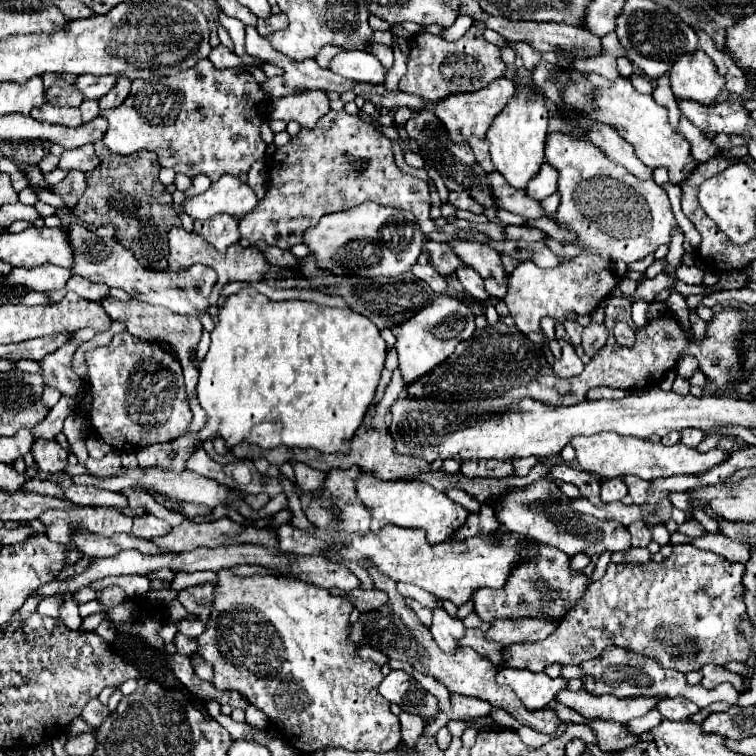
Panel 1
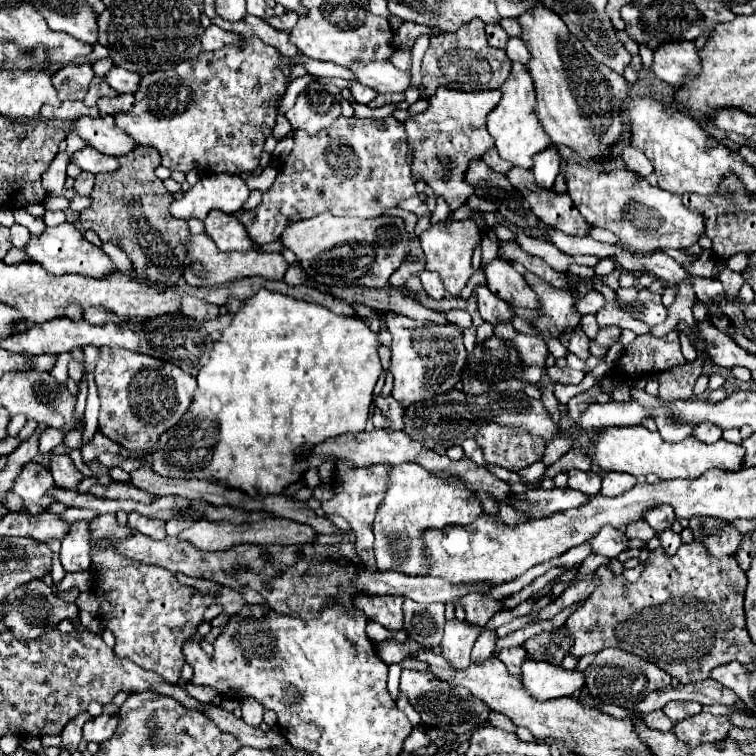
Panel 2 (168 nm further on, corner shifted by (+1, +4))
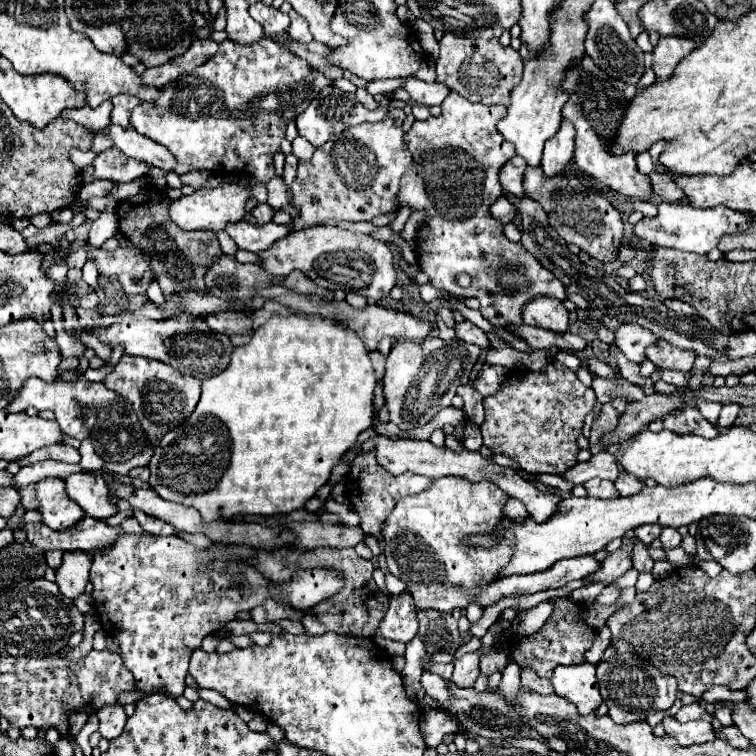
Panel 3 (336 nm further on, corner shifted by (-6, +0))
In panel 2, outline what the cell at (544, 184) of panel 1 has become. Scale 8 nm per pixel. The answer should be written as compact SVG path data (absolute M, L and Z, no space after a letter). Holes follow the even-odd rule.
M549 144L547 150L541 150L541 154L533 156L533 174L535 184L541 188L551 188L555 182L555 176L561 168L561 156L555 144Z

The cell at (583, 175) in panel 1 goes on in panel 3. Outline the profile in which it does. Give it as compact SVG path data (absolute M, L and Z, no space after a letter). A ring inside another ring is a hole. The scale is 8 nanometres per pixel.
M660 202L658 204L658 216L654 218L642 218L640 222L634 224L634 234L640 240L650 242L652 246L660 248L678 248L686 252L696 252L696 254L708 254L724 234L740 232L748 226L748 216L724 206L714 206L714 208L692 208L686 202Z

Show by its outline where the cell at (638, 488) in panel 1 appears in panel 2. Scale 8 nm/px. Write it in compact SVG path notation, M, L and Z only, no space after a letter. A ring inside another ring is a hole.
M657 506L653 510L649 510L645 514L645 522L657 532L661 534L663 530L669 530L671 524L675 522L675 514L673 514L673 508L671 506Z

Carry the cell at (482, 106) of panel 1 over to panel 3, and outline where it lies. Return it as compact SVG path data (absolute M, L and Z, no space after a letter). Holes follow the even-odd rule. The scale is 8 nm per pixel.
M450 92L448 98L442 102L440 116L436 118L430 116L424 122L416 120L412 128L406 132L406 142L414 158L414 168L408 170L408 174L404 174L404 182L400 188L402 206L426 210L426 220L420 226L416 240L420 270L426 272L430 284L440 290L446 290L454 296L478 298L482 316L494 326L504 326L508 322L522 322L520 302L524 302L524 298L528 300L534 298L536 294L552 296L558 300L566 298L564 284L550 270L540 266L540 262L536 262L536 258L532 258L532 254L528 254L528 250L524 250L520 242L518 244L510 242L502 234L500 222L496 222L494 218L486 218L490 216L488 214L490 202L496 202L496 198L502 194L502 186L498 182L498 170L500 166L504 166L504 162L508 162L516 154L514 146L508 144L502 138L502 134L496 130L496 122L504 118L504 114L506 106L486 106L480 102L470 102L464 96ZM460 272L466 272L472 278L468 288L458 286L456 276ZM520 288L524 288L526 294L502 294L502 292L518 292Z

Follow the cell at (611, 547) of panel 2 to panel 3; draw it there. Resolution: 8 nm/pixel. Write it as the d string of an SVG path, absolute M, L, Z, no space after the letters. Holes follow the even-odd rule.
M636 540L636 544L634 544L634 548L632 548L632 564L634 564L634 568L638 570L638 572L644 572L644 570L652 570L652 558L648 556L648 552L646 552L646 546L640 542L640 540Z

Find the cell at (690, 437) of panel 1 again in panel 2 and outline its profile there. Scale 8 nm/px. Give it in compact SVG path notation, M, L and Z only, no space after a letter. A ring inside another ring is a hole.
M705 422L705 426L697 426L695 428L695 434L701 442L707 442L707 444L713 444L717 440L721 440L721 434L723 430L719 426L709 426L709 422Z

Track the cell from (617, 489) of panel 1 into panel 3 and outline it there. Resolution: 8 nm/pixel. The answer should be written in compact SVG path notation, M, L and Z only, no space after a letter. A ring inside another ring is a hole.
M620 472L620 476L616 478L616 490L620 496L632 496L632 494L638 494L642 490L642 482L638 478L632 478L632 474L624 474Z

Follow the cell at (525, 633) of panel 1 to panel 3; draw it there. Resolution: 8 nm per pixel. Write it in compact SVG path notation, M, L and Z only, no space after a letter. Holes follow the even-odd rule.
M630 538L630 540L624 540L622 548L616 550L614 554L606 556L600 570L596 570L594 574L586 576L584 578L584 584L596 584L596 582L602 582L602 584L612 584L616 578L620 578L626 570L632 568L632 560L630 560L630 554L628 550L632 550L632 542L636 542L636 538Z

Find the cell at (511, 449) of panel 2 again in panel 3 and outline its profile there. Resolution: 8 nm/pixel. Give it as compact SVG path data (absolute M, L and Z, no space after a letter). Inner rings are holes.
M558 362L548 364L544 372L512 374L498 394L484 398L486 416L480 426L484 446L492 454L512 458L530 474L562 474L576 464L576 438L582 434L584 418L594 404L594 390L584 386L576 372Z

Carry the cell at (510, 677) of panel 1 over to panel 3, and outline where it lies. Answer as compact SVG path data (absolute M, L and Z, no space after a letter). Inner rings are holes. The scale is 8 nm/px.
M586 662L576 666L556 666L550 676L554 694L574 702L580 714L594 712L602 702L594 672L596 672L596 666Z

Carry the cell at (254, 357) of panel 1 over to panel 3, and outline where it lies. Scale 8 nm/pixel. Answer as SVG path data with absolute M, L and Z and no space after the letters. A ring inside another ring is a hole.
M274 312L270 316L270 320L252 334L252 340L248 344L234 348L234 352L230 356L230 364L224 372L202 382L202 398L200 398L196 410L192 412L192 416L186 418L186 422L182 426L176 426L168 434L164 434L160 448L154 450L154 456L148 464L150 466L150 486L168 502L178 502L178 504L200 510L204 522L230 520L236 514L274 516L274 514L288 514L292 510L300 510L316 494L316 490L326 484L332 466L338 462L338 458L348 448L352 448L358 434L372 426L374 388L376 388L376 374L374 374L372 360L370 360L370 352L352 328L348 328L344 322L340 322L336 318L324 318L320 314L282 316L282 314Z

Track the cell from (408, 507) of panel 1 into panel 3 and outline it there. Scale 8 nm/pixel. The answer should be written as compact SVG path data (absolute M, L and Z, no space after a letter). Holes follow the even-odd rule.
M444 476L444 478L434 478L432 484L422 490L420 494L410 494L404 496L394 510L390 512L390 516L386 518L384 526L382 526L382 534L384 534L384 556L388 562L388 570L390 574L394 574L396 578L400 578L408 592L414 596L416 608L434 608L440 612L452 612L454 608L466 608L472 602L472 594L476 586L486 586L488 582L492 582L496 578L496 572L508 564L510 556L512 556L512 536L504 534L504 530L500 530L500 520L502 516L502 506L506 502L506 494L494 486L492 482L470 482L466 478L454 478L454 476ZM486 532L498 532L504 534L504 538L500 540L500 544L492 550L476 550L476 548L468 548L464 544L460 544L462 536L466 534L486 534Z

